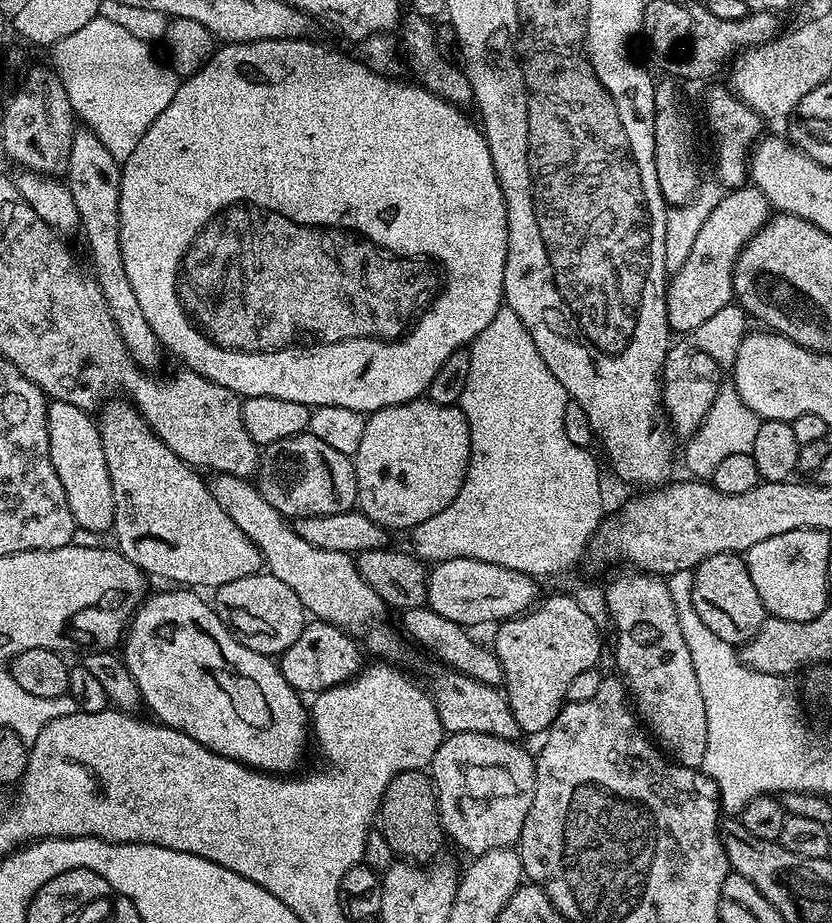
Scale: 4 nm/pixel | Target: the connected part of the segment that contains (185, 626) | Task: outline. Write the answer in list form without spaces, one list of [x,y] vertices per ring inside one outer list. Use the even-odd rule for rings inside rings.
[[[172,590],[176,592],[160,592],[157,596],[149,595],[135,609],[136,617],[131,617],[130,623],[126,629],[126,635],[122,640],[122,659],[126,667],[129,668],[134,682],[137,683],[138,690],[145,705],[152,707],[151,715],[159,723],[169,727],[176,728],[180,732],[185,732],[190,738],[197,740],[202,746],[206,746],[212,752],[219,756],[226,756],[229,760],[237,760],[240,764],[246,764],[250,768],[257,769],[269,774],[288,774],[293,771],[292,768],[304,756],[304,743],[310,740],[310,712],[303,704],[301,693],[286,682],[286,678],[280,672],[279,663],[273,657],[263,656],[261,652],[250,650],[241,640],[237,640],[232,635],[231,630],[224,625],[218,618],[215,607],[204,600],[199,600],[195,596],[197,593],[192,590]]]

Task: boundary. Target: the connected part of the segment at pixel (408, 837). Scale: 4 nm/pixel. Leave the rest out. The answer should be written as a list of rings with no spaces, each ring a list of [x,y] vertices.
[[[427,771],[399,772],[389,782],[380,800],[378,831],[386,838],[397,857],[412,862],[432,862],[439,857],[436,855],[439,854],[440,847],[446,844],[446,833],[440,823],[436,786]]]

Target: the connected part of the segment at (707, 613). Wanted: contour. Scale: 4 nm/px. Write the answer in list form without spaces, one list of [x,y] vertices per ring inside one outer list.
[[[734,552],[714,554],[696,565],[692,572],[692,601],[694,610],[698,610],[698,618],[701,622],[710,626],[710,630],[714,630],[714,634],[718,634],[722,642],[733,646],[743,646],[746,641],[753,640],[766,615],[762,598],[758,598],[758,590],[754,590],[754,582],[750,578],[745,557]]]

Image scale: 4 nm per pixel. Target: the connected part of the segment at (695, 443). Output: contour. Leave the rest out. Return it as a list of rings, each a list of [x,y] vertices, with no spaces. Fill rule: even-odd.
[[[727,387],[717,391],[702,426],[693,436],[687,437],[684,464],[688,467],[689,477],[710,478],[714,470],[718,470],[718,462],[722,462],[722,458],[730,458],[730,454],[751,452],[754,446],[754,434],[758,434],[761,421],[744,405],[735,387]]]

